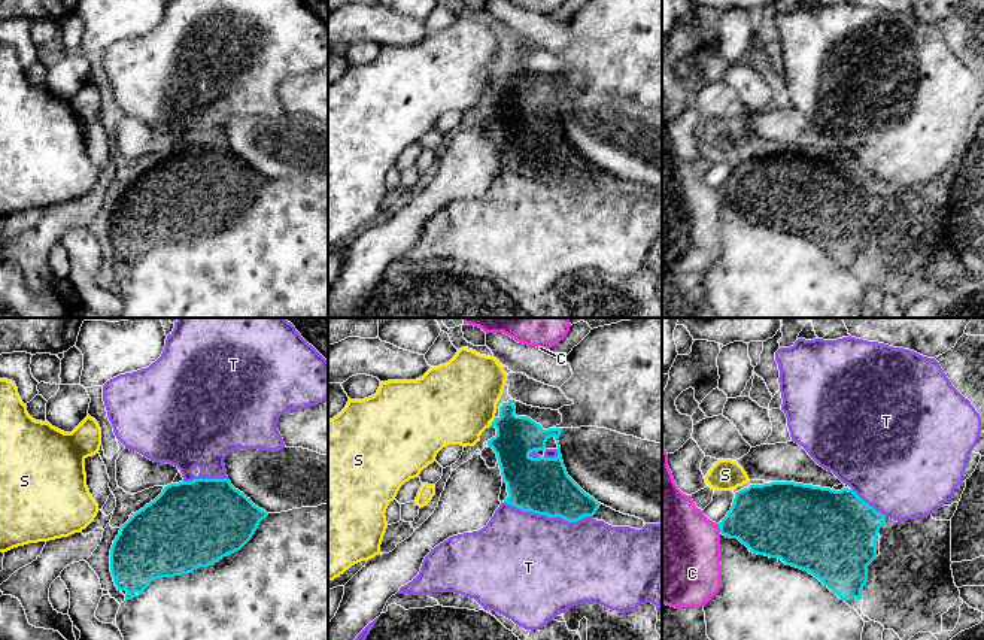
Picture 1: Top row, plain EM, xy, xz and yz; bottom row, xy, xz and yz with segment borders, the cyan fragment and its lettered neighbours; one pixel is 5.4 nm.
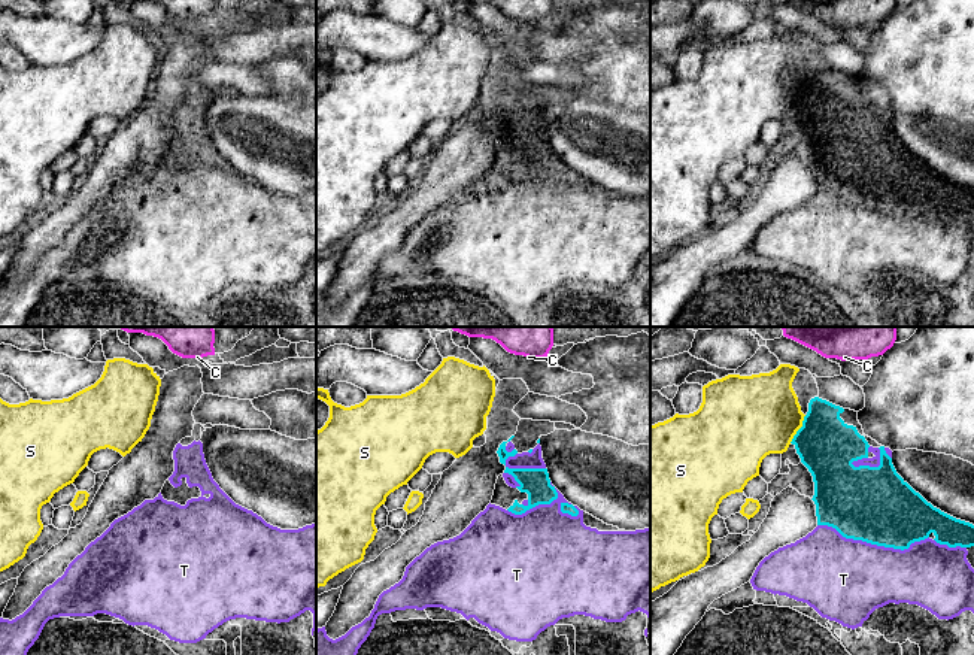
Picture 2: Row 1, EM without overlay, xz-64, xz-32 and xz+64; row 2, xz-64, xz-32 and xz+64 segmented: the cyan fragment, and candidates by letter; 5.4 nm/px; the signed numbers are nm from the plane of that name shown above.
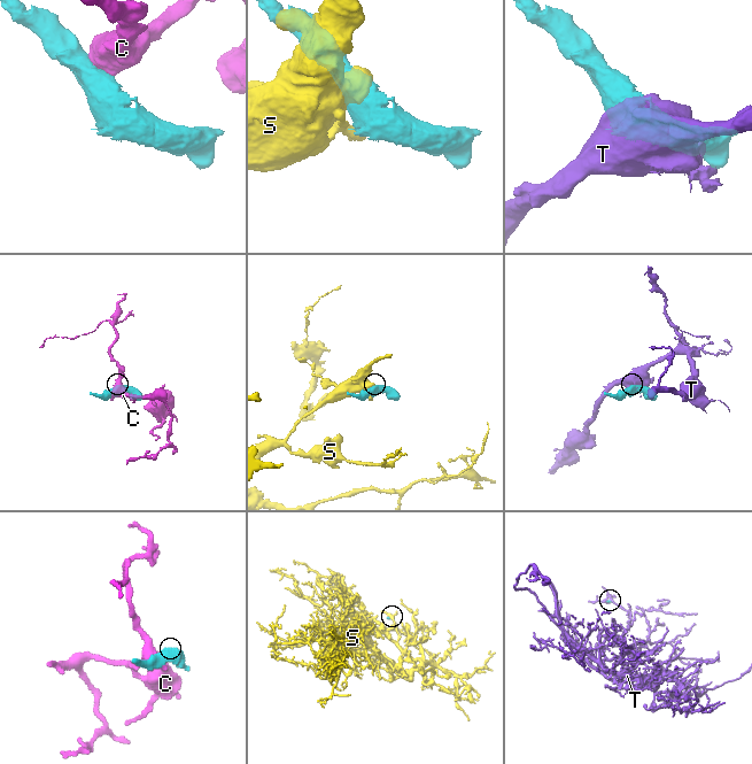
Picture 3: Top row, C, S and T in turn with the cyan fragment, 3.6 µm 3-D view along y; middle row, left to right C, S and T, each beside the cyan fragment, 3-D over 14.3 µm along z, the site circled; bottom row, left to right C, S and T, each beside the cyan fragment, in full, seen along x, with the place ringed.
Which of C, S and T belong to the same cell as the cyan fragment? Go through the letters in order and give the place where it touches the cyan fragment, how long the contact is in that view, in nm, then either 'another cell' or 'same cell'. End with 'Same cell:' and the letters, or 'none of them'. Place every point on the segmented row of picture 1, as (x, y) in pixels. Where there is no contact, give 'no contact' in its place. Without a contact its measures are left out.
C: yz (719, 527) | 50 nm | another cell
S: no contact | another cell
T: xz (549, 516) | 480 nm | another cell
Same cell: none of them

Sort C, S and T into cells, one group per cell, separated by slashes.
C / S / T

